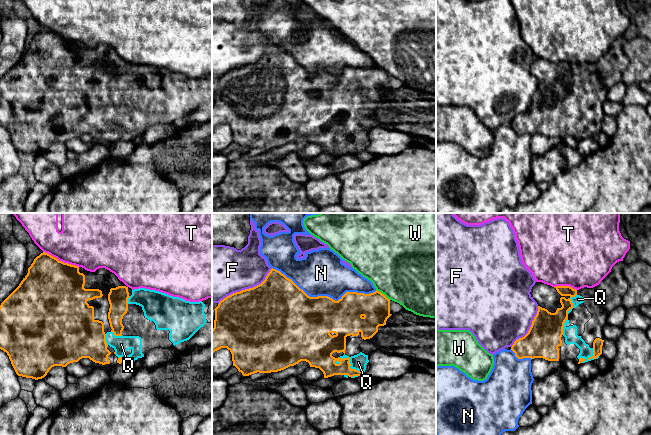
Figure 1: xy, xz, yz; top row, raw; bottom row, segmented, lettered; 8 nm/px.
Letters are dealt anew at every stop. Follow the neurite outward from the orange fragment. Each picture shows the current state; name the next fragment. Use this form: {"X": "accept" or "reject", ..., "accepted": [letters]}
{"F": "reject", "N": "reject", "Q": "accept", "T": "reject", "W": "reject", "accepted": ["Q"]}

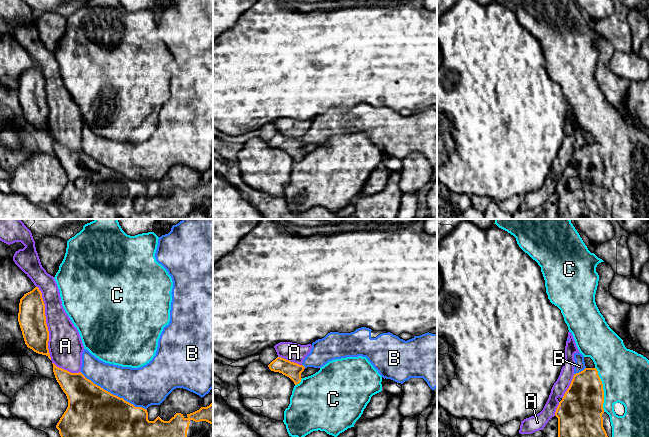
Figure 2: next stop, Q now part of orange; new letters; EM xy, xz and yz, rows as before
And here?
{"A": "reject", "B": "reject", "C": "reject", "accepted": []}

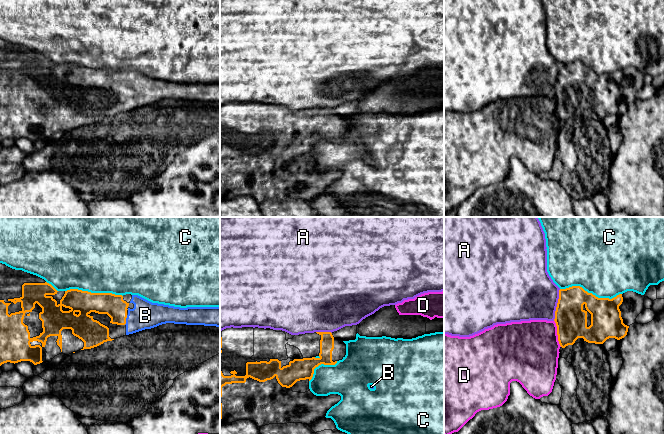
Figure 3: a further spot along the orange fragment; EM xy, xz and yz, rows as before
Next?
{"A": "reject", "B": "accept", "C": "reject", "D": "reject", "accepted": ["B"]}

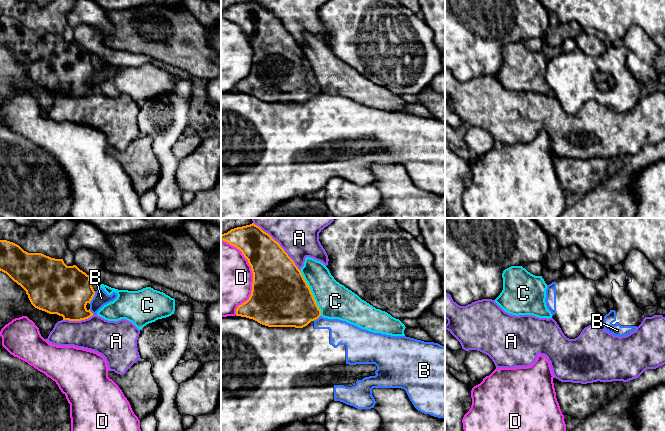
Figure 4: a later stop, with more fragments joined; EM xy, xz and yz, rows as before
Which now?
{"A": "reject", "B": "reject", "C": "reject", "D": "reject", "accepted": []}

